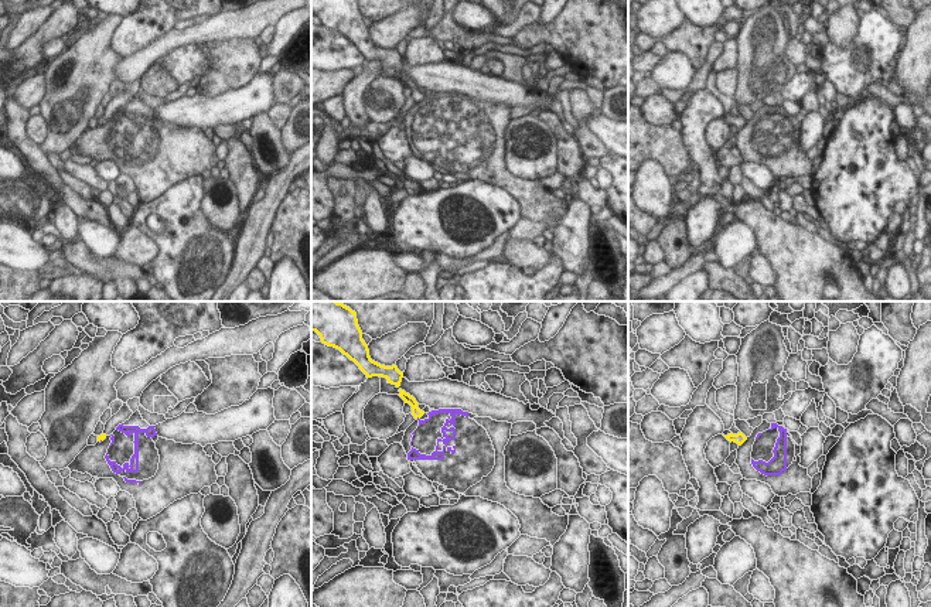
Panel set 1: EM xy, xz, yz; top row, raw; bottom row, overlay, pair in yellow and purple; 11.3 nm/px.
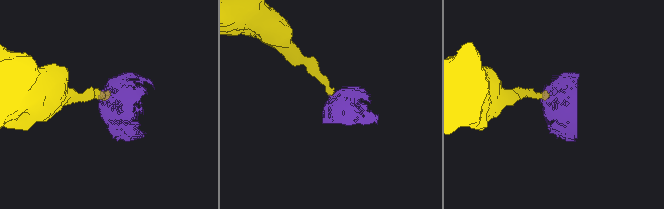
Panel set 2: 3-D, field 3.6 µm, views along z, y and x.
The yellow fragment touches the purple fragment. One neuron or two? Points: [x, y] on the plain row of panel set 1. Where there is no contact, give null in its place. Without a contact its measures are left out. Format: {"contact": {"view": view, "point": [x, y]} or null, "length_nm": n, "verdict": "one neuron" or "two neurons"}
{"contact": {"view": "xz", "point": [418, 99]}, "length_nm": 50, "verdict": "two neurons"}

